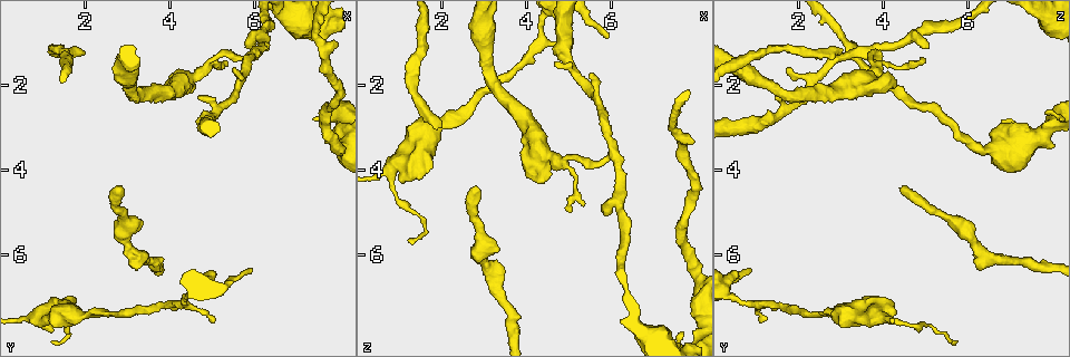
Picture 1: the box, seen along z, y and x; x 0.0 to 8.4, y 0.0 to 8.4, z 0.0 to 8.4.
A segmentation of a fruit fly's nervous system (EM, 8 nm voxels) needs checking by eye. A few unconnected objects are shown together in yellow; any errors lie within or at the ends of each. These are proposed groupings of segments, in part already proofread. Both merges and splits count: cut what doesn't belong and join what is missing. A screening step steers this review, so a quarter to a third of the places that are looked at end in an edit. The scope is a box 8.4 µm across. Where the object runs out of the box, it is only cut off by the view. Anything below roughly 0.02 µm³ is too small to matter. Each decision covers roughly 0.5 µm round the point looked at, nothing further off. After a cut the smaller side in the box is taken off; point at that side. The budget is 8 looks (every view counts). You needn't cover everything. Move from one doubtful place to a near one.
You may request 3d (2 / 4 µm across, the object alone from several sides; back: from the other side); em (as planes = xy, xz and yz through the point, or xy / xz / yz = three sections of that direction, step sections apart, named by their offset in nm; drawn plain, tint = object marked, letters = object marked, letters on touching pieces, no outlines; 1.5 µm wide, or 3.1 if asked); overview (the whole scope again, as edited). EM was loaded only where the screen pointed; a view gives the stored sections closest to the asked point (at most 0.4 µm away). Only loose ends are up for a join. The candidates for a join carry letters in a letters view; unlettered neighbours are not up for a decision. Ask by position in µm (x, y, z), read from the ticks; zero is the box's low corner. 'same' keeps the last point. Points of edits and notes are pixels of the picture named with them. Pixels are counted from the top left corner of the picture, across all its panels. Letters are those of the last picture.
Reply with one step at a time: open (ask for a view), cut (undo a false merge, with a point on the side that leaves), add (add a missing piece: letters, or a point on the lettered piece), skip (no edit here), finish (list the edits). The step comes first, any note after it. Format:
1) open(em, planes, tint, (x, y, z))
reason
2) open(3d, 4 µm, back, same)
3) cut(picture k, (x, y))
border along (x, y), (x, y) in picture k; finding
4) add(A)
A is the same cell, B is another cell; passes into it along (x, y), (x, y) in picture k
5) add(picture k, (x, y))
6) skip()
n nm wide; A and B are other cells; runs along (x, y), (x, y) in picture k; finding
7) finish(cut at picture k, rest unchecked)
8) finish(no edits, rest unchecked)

open(em, xz, step 4, letters, (4.30, 7.10, 0.80))
thick turns thin

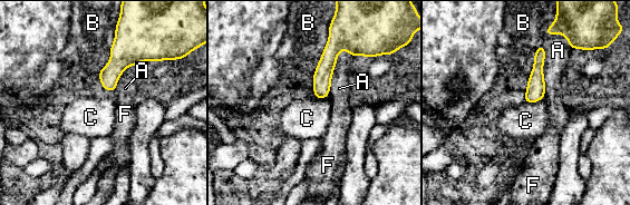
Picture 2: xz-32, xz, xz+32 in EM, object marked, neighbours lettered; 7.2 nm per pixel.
skip()
A, B, C and F are other cells; border along (543, 97), (532, 103), (524, 101) in picture 2; all the same neuron

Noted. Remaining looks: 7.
open(em, planes, letters, (2.85, 4.40, 4.45))

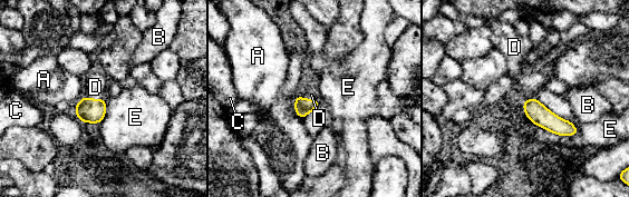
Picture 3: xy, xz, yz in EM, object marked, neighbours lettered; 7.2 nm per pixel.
add(D)
D is the same cell, A, B, C and E are other cells; passes into it along (90, 110), (94, 99), (95, 87) in picture 3; the neuron continues

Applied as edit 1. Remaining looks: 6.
open(overview)
see it whole again

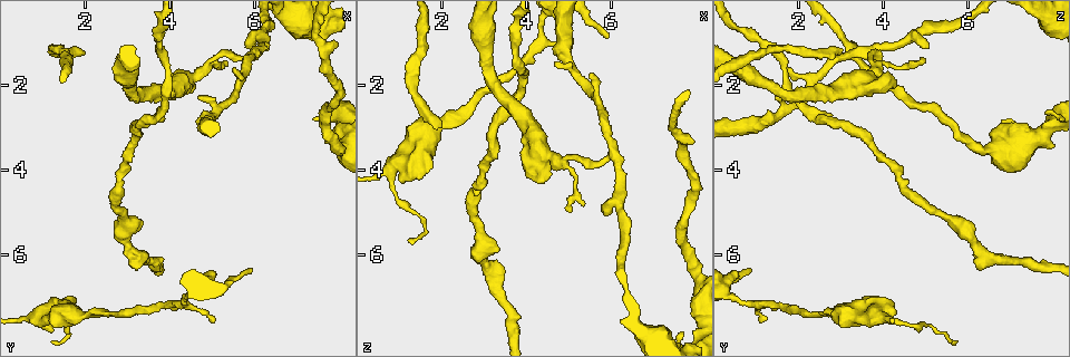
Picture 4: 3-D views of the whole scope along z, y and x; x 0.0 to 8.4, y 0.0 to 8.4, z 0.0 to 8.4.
open(3d, 4 µm, back, (1.85, 1.15, 3.10))
an open end

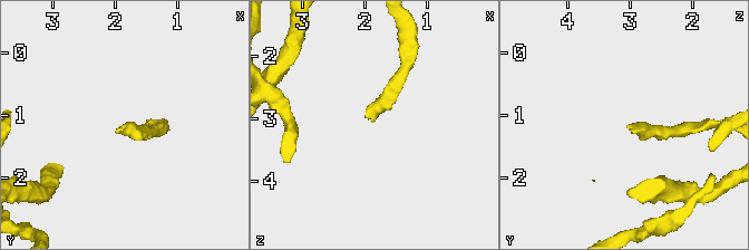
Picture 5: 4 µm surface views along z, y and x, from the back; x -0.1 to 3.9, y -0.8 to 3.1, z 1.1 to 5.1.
open(em, yz, step 8, letters, (1.90, 1.20, 3.05))
need the tissue

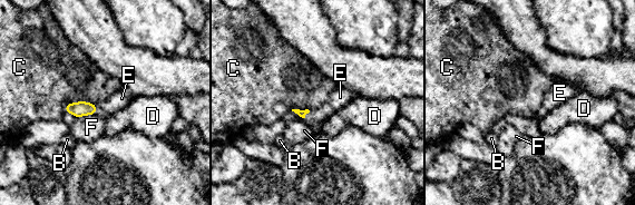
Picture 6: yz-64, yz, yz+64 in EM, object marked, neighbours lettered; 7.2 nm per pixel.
open(em, planes, letters, same)
another direction

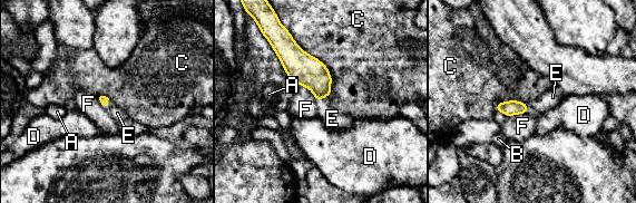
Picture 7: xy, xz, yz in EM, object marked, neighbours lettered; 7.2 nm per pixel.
add(E)
E is the same cell, A, B, C, D and F are other cells; passes into it along (306, 70), (322, 97), (332, 118) in picture 7; the neuron continues

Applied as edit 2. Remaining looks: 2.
finish(add at picture 3, add at picture 7, rest unchecked)

